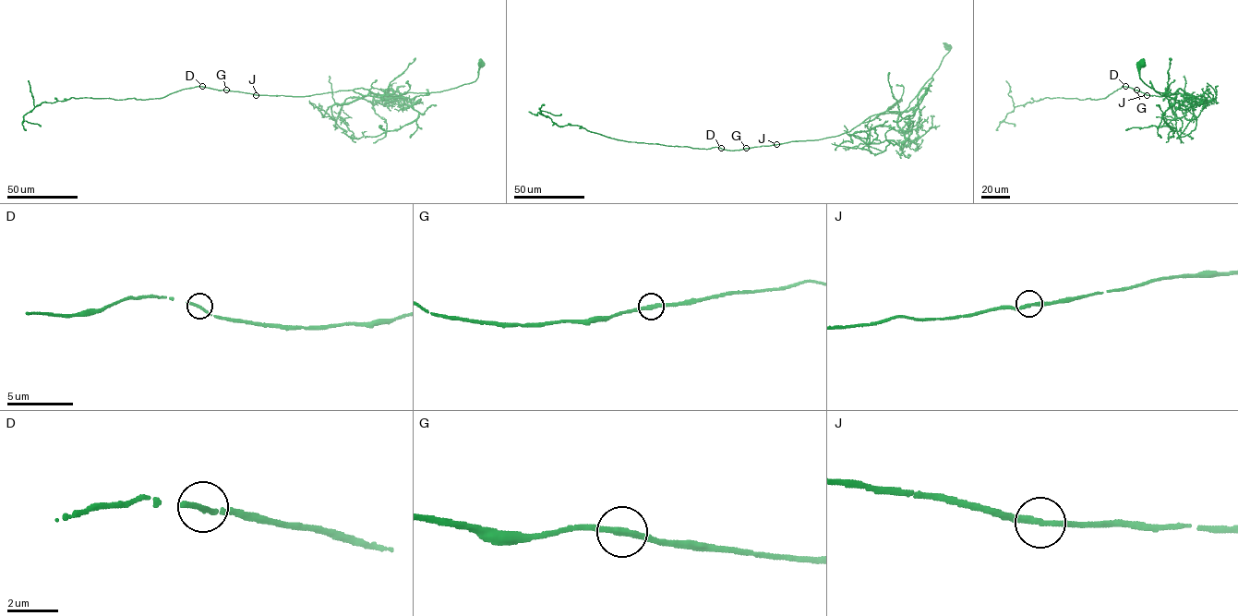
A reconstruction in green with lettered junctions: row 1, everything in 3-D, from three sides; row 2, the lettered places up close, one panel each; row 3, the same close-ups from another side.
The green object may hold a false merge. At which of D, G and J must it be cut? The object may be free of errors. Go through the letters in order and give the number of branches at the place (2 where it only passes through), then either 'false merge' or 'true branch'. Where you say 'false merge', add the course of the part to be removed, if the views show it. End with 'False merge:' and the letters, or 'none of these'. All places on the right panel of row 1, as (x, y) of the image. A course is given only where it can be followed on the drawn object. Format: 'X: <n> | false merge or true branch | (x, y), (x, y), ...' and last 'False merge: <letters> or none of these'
D: 1 | true branch
G: 2 | true branch
J: 2 | true branch
False merge: none of these

